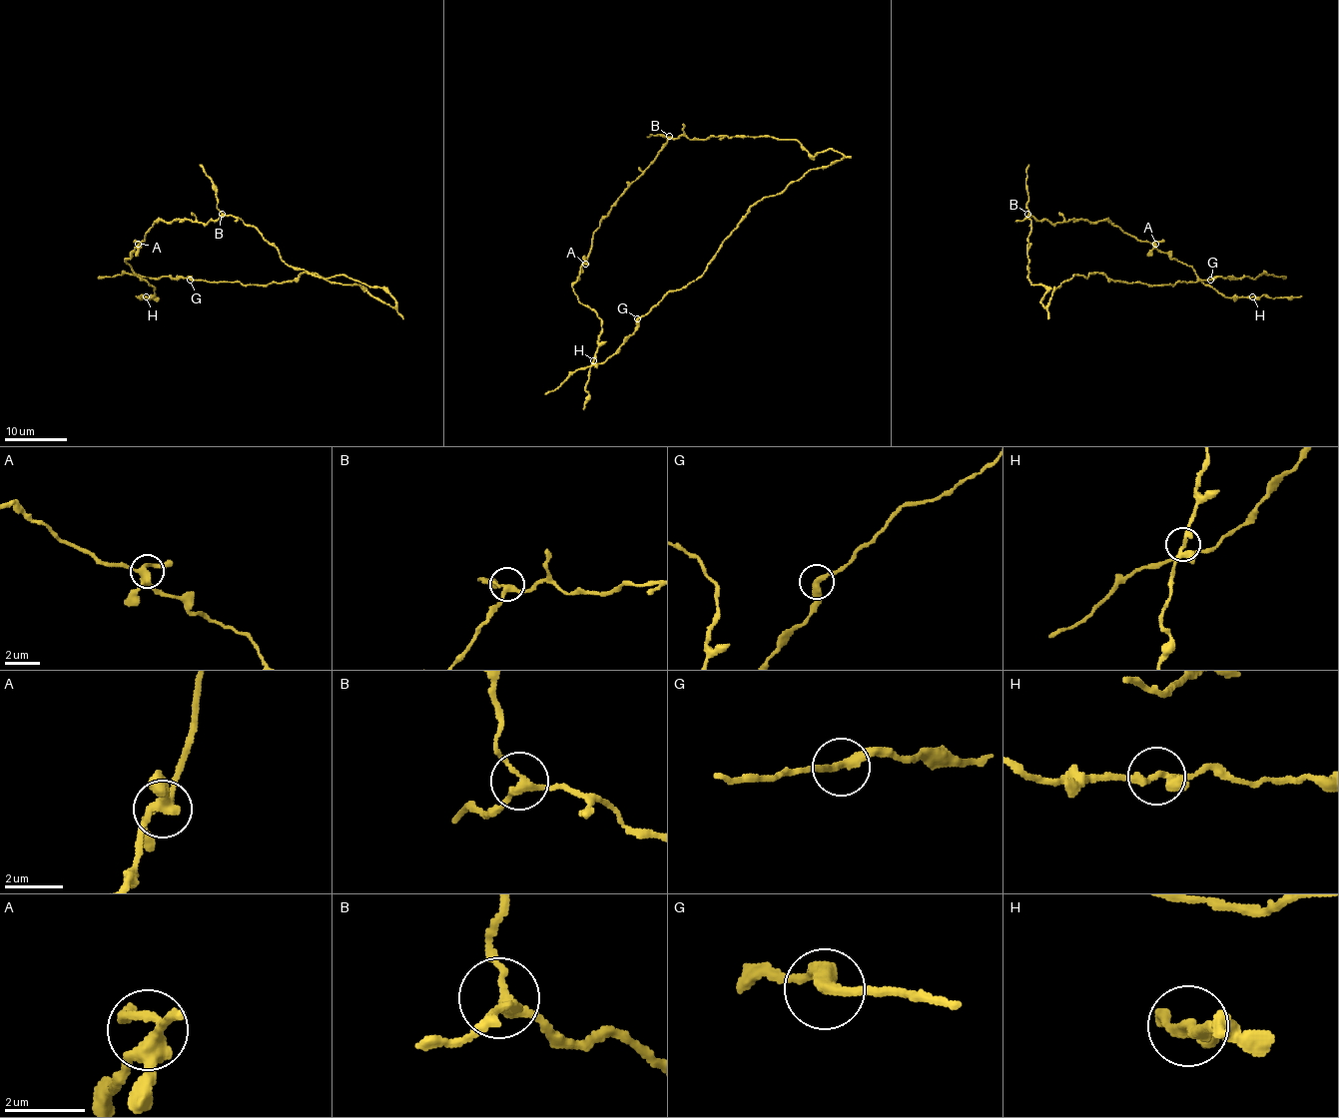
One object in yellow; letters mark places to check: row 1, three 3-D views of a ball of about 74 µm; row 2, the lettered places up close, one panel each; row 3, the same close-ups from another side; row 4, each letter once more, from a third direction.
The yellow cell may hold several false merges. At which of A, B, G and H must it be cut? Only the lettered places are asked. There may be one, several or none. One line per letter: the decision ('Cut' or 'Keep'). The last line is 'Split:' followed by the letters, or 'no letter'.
A: Keep
B: Keep
G: Keep
H: Keep
Split: no letter

